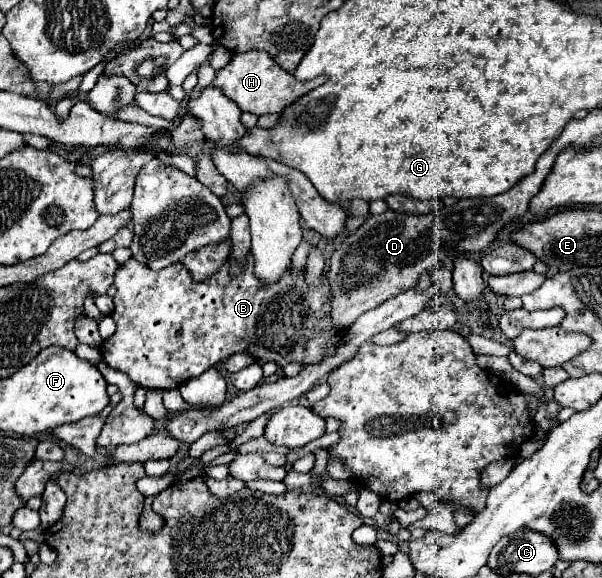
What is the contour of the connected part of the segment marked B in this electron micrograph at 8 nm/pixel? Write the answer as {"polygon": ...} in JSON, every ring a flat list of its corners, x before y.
{"polygon":[[248,255,248,261,242,273,230,275,230,263,226,261,218,273,198,283,192,279,190,271,182,263,168,265,166,269,152,271,146,265,128,259,116,271,116,297,112,319,116,321,116,333,102,343,100,351,104,361,122,373,126,373,136,385,146,389,176,389,184,381,202,375,212,365,224,361,234,353,246,353,254,357,258,363,274,361,280,367,288,363,300,363,302,367,322,363,326,357,334,355,334,349,342,343,340,337,344,329,332,325,330,309,332,309,332,293,330,281,322,275,320,285,312,287,306,283,306,267,296,271,290,267,276,285,262,285,262,281,254,275,254,261]]}

